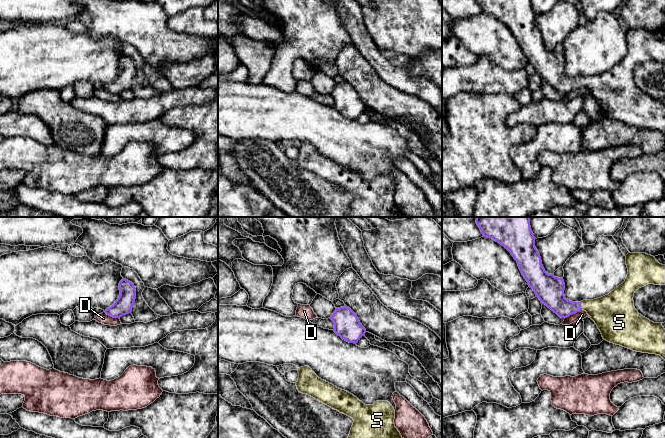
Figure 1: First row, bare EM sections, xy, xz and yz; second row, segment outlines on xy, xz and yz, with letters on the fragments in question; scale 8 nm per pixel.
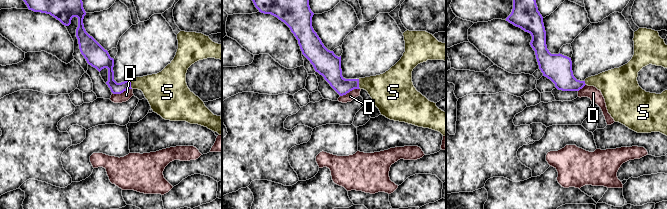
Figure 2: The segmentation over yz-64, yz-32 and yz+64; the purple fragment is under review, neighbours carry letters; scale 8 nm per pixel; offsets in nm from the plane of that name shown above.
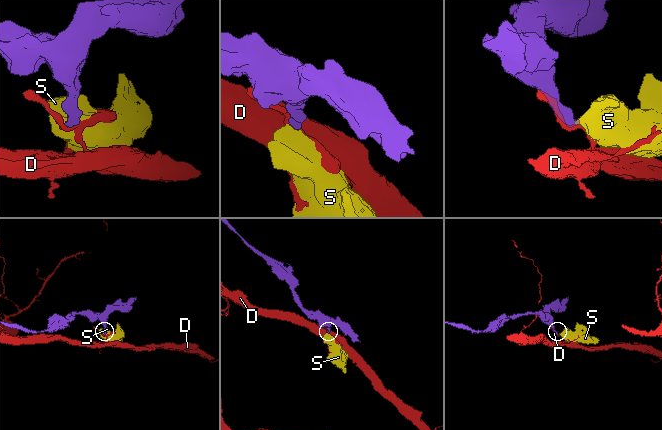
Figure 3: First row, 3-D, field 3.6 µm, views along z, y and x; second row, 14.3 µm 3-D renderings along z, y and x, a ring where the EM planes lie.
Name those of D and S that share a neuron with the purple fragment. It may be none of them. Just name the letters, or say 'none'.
S

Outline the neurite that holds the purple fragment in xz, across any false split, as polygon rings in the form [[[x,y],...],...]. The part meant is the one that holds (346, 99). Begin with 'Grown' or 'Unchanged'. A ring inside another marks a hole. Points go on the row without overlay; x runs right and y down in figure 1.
Unchanged. [[[347,82],[336,84],[330,95],[334,99],[334,108],[349,119],[356,120],[366,109],[357,91]]]

